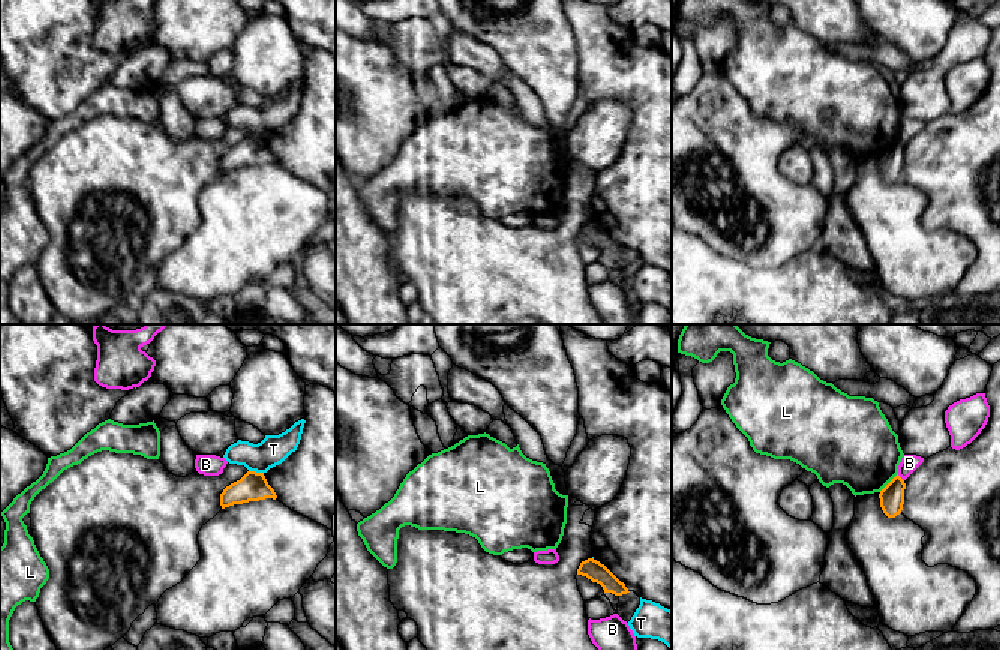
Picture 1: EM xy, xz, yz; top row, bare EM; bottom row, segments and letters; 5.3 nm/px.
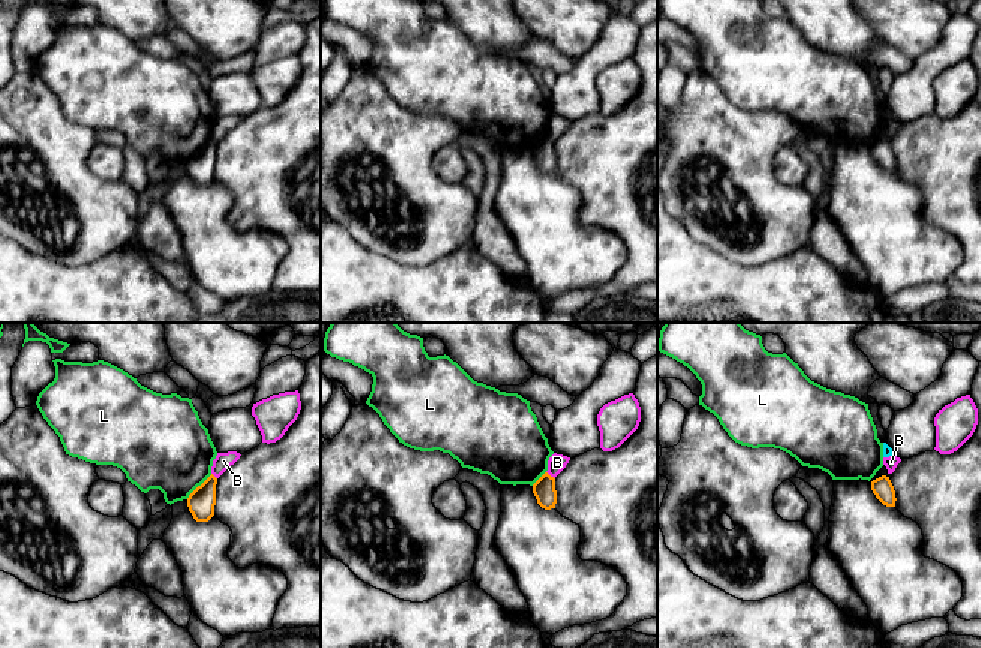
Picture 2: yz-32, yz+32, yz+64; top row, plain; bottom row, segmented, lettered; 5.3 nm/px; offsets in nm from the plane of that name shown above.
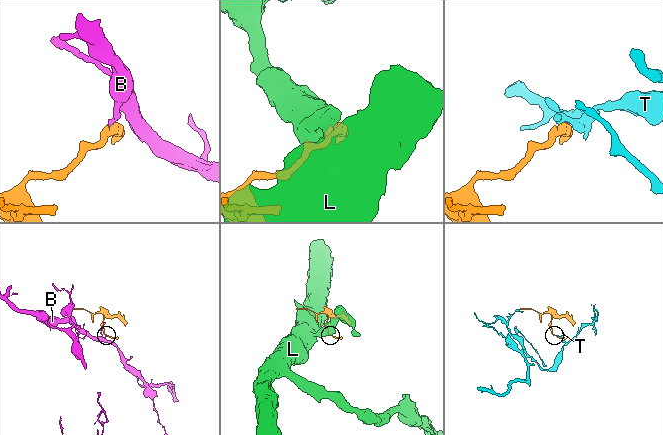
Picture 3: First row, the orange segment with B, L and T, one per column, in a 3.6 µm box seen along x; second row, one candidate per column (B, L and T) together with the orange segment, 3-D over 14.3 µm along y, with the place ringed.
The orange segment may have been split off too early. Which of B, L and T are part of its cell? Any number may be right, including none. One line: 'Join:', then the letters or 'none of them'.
Join: none of them

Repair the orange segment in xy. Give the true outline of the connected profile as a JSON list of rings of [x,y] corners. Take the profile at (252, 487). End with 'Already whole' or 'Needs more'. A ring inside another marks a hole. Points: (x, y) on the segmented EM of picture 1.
[[[247,471],[240,480],[231,483],[220,494],[222,509],[243,504],[249,501],[259,501],[265,498],[276,500],[274,489],[268,485],[264,473]]]. Already whole

